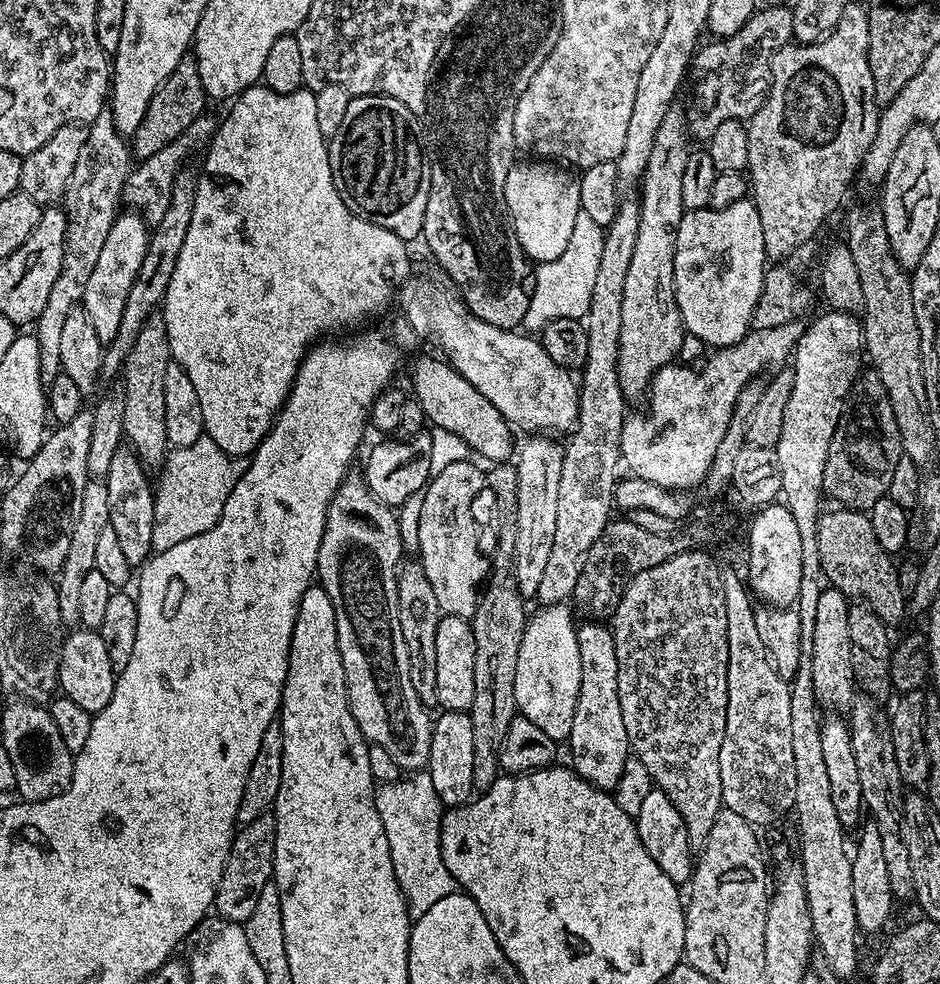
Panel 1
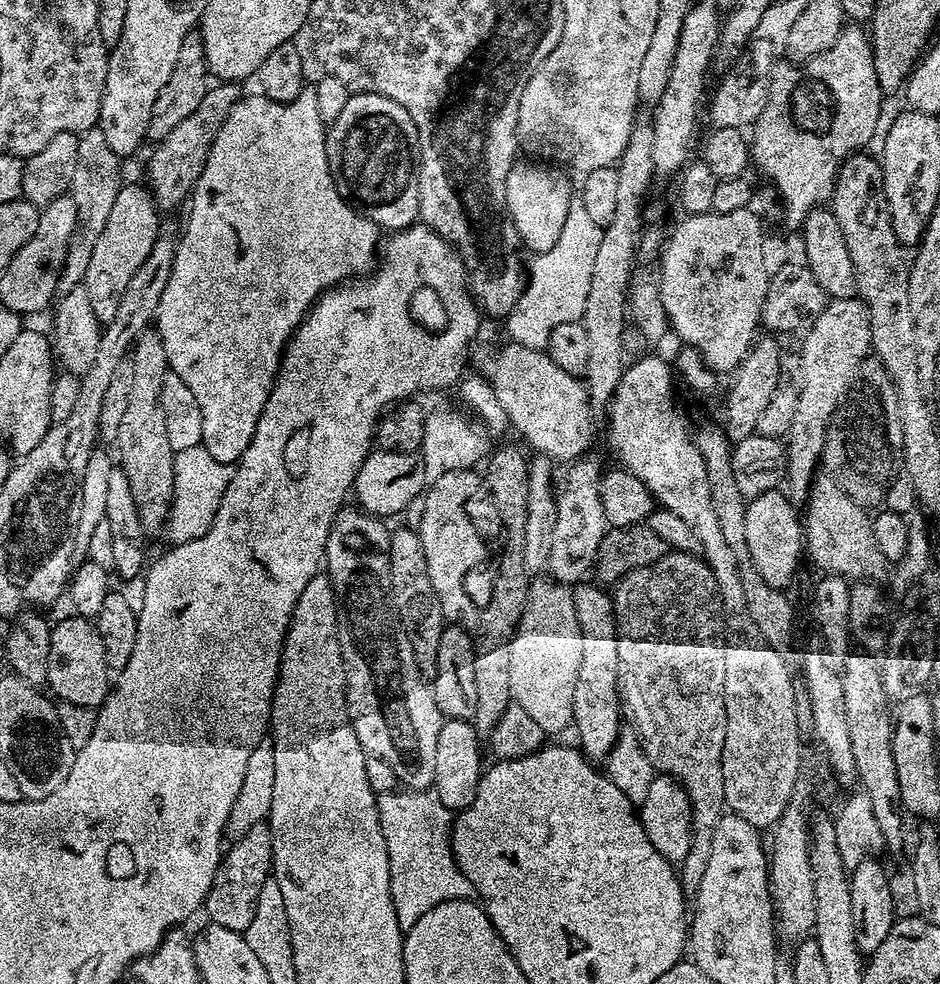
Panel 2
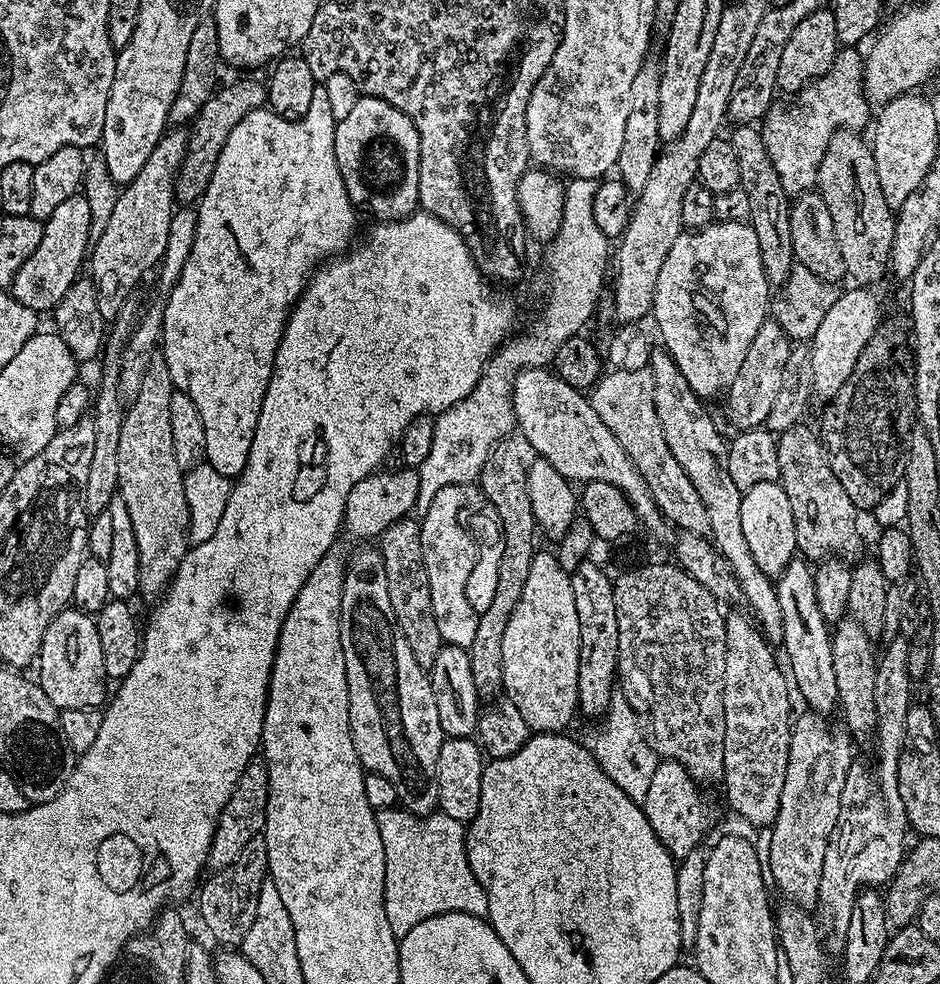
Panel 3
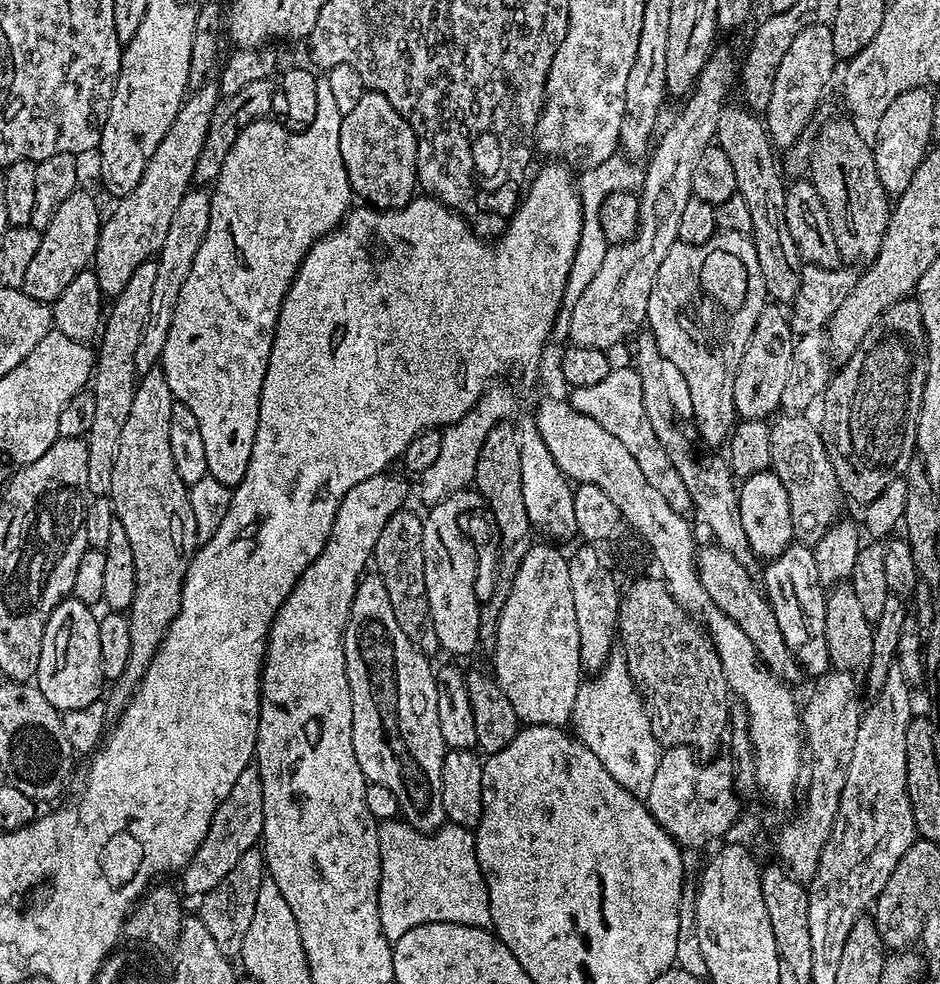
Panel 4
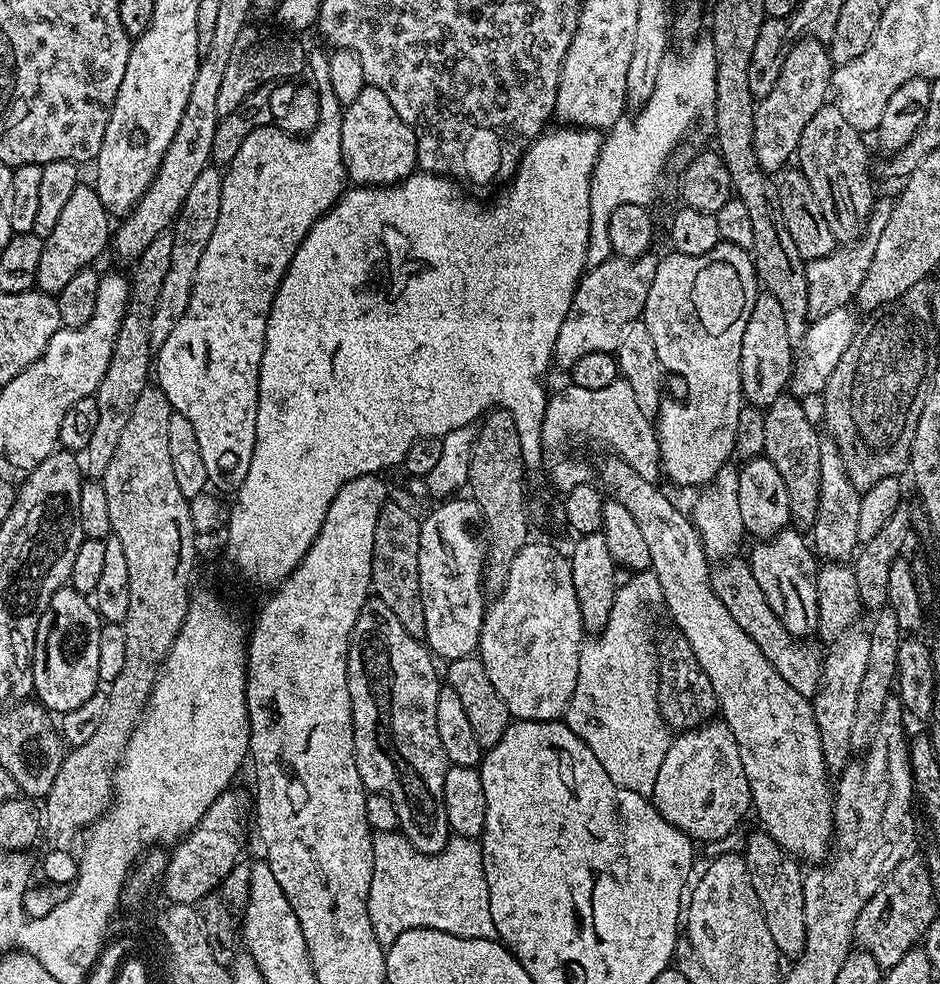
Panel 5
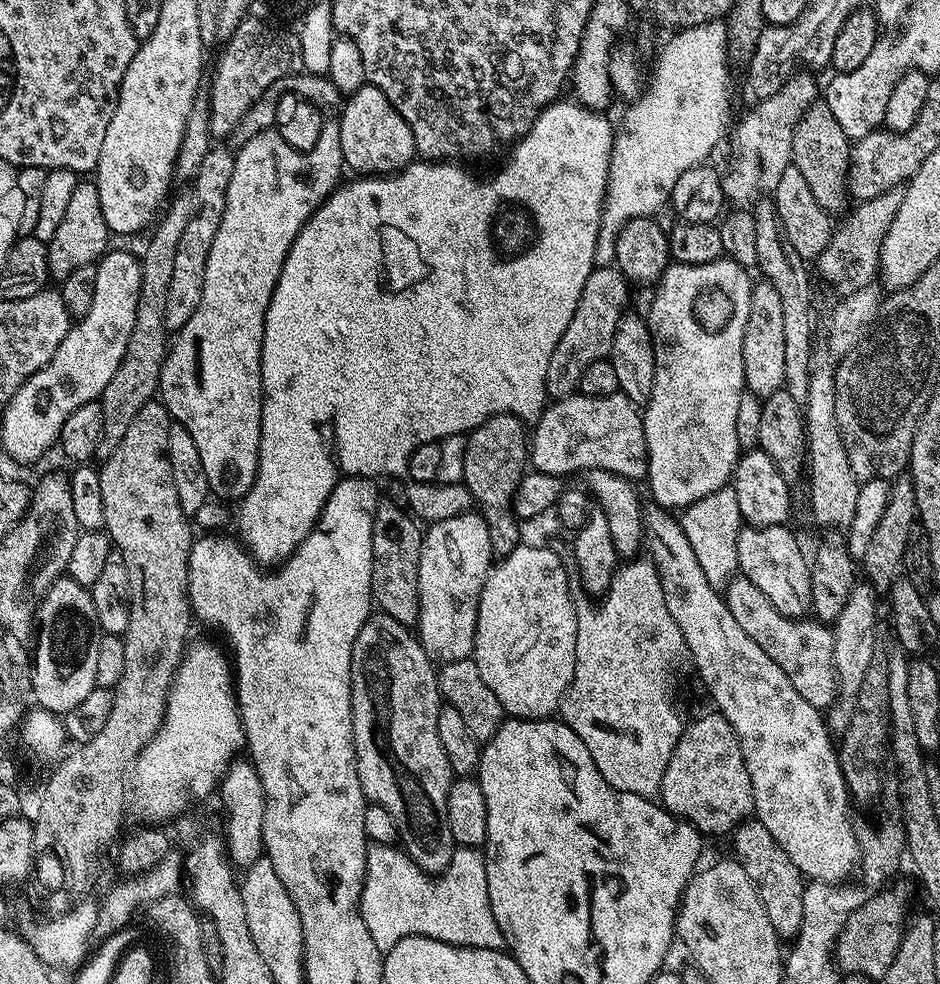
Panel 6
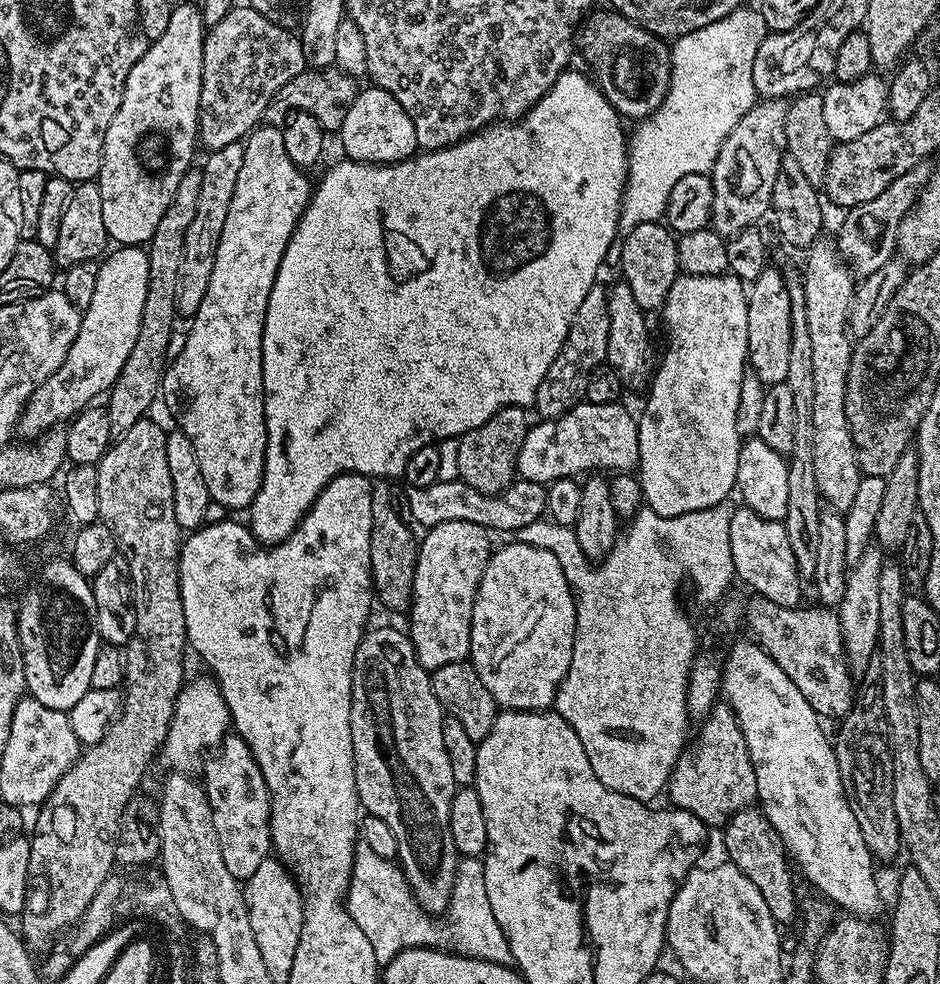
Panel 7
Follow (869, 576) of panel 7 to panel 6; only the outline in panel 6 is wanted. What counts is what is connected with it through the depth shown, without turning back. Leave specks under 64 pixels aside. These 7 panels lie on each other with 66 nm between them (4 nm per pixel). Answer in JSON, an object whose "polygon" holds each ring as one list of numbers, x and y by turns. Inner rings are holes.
{"polygon":[[857,582,850,590,850,598,846,600,846,606,842,608,842,614,831,625,834,638,834,670,836,671,836,701,827,709,826,723,833,733,840,734,846,726,850,726,850,714,854,714,854,702,866,670,870,667,870,658,874,654,874,646,878,642,876,636,876,597,878,592,868,582]]}

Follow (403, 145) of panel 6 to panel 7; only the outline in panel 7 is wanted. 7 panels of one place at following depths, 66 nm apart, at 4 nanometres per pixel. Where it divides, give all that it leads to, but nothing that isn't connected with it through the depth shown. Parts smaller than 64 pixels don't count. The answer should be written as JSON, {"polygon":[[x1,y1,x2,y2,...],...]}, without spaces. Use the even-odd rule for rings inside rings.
{"polygon":[[375,86,367,87,357,91,350,110,346,110,346,119,342,121,338,139,344,147,343,155,360,164,397,164,411,160,417,155,418,145,410,114,402,110,402,102,398,102,394,94]]}

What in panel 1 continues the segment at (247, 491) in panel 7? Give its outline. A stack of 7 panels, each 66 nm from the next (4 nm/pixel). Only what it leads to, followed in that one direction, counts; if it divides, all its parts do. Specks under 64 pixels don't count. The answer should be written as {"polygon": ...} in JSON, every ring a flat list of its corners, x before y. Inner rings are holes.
{"polygon":[[263,86,247,88,231,101,232,109,229,110,228,117,219,121,216,135,207,145,208,157,204,160,204,173,199,173,196,182,194,218,190,218,188,233,182,241,182,251,178,254,178,266,174,266,170,286,164,295,162,315,166,322,170,354,175,364,186,370,186,375,198,393,198,406,202,406,207,439,213,440,227,456,251,457,256,447,264,441,277,412,284,407,284,400,292,389,300,364,317,341,329,334,339,333,336,332,339,328,352,328,363,320,376,320,387,314,388,303,394,300,394,292,392,296,392,288,388,285,388,267,397,264,404,268,408,264,409,245,402,238,398,238,398,234,382,226,374,226,366,222,366,218,358,218,348,209,346,202,342,202,330,170,329,143,322,130,318,130,315,101,316,93,312,90,278,94]]}

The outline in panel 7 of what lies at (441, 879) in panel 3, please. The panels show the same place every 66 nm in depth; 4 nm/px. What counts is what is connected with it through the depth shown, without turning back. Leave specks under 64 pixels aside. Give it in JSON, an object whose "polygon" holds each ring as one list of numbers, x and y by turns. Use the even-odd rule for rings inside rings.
{"polygon":[[362,842,356,845,346,903,352,920,362,926,362,934,366,934,370,941,377,965,389,964,398,954,402,954,402,950,437,946,462,956,473,956,476,960,512,964,506,934,502,934,502,926,498,926,498,918,494,918,494,910,490,910,483,859,464,858,457,863,452,897,446,913,448,928,443,928,436,921,439,919,433,918,420,907,399,863,379,857]]}

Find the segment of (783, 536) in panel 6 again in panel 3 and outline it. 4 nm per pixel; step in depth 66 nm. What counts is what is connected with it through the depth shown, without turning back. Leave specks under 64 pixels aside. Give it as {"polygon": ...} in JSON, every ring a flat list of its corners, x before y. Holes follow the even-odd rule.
{"polygon":[[793,558,782,570,780,576,775,577,776,593,778,594,778,606,782,606,782,628,784,630,784,643,782,651,788,655,790,670,790,680,794,685,795,691,800,691,802,699,808,703,807,707,811,711,823,716,830,716,839,707,838,688,835,681,833,646,830,626,818,608,818,598,814,594,814,568,809,561,803,558]]}

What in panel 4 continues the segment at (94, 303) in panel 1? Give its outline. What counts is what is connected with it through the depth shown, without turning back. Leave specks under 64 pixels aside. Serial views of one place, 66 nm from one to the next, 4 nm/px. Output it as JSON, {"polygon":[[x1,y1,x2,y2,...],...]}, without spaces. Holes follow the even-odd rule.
{"polygon":[[206,82,184,97,184,105,178,110,174,122,170,122,170,130,166,130,166,138,158,142,158,150,154,150,150,162,146,162,146,170,142,170,138,186,134,186,130,194,119,197,115,201,116,209,109,216,107,213,101,223,94,271,98,286,106,298,122,294,134,270,138,270,142,262,153,259,162,250,162,242,166,242,174,210,178,210,182,198,193,187,194,166,198,166,198,154,202,154,206,130,210,130,210,114,220,99,222,93,216,82]]}

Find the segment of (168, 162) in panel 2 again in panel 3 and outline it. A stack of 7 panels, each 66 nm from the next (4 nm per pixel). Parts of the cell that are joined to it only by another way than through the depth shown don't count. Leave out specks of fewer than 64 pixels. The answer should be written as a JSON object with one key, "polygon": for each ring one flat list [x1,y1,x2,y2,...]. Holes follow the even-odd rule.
{"polygon":[[236,80,233,84,217,87,212,97,202,106,198,115,191,121,188,133,188,153,176,172,176,200,181,205,192,206,200,199,200,195,210,186,210,178,214,174,214,166,218,162,218,154,222,154,222,146,226,146,226,138,230,138,230,130,246,118,252,108,262,108,266,104,266,88,256,80]]}

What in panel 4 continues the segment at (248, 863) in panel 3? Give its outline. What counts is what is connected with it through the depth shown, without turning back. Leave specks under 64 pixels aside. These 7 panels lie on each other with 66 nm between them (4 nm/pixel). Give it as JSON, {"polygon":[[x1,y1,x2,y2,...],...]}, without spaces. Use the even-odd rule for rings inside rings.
{"polygon":[[254,847,246,850,242,858,238,858,238,863,230,869,230,874,226,874,226,878,222,878,222,882,218,882,214,890,199,897,199,918,206,926,206,930,213,935,218,950,221,950,224,956,239,957,246,933,250,930,251,919,254,918,255,904,258,903,258,890,262,890,262,882,265,878,264,853,259,847]]}

